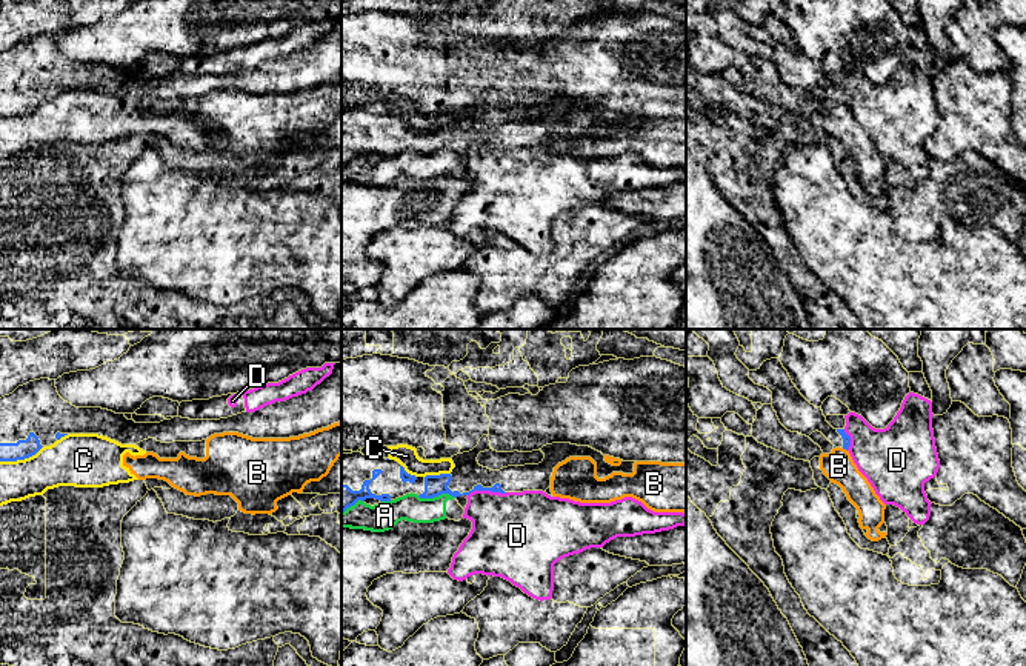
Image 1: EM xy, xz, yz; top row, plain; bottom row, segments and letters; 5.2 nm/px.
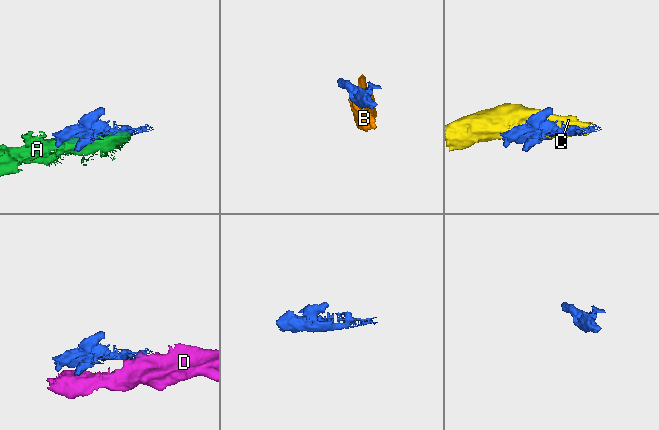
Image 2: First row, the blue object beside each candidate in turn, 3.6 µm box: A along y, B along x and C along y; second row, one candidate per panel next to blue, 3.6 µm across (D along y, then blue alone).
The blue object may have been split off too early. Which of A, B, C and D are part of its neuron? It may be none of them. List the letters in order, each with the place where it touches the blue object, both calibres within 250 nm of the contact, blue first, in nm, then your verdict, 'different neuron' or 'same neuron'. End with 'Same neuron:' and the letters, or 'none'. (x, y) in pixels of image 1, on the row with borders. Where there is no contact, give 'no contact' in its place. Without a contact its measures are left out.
A: xz (437, 496) | 110/140 nm | different neuron
B: yz (845, 448) | 50/160 nm | different neuron
C: xz (437, 476) | 110/110 nm | different neuron
D: xz (486, 489) | 100/400 nm | different neuron
Same neuron: none

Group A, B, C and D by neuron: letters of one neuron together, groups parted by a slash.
A D / B C

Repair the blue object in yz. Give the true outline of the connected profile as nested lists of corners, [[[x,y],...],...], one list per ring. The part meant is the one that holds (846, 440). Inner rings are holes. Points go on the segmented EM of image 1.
[[[780,358],[761,363],[757,371],[749,371],[749,378],[772,392],[772,408],[780,423],[791,432],[809,437],[821,432],[835,448],[849,449],[851,437],[844,429],[834,429],[823,415],[821,408],[811,405],[795,388]]]

